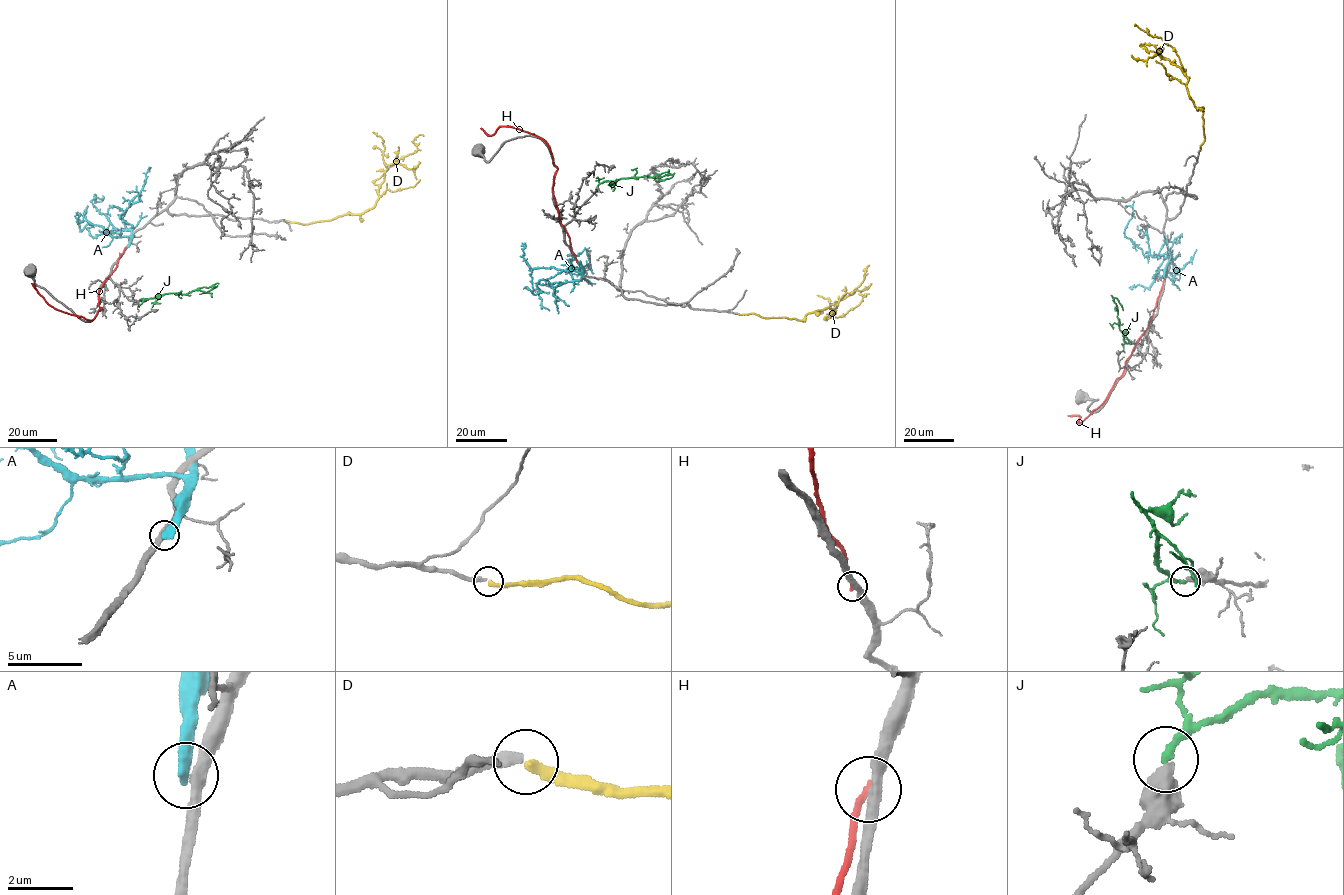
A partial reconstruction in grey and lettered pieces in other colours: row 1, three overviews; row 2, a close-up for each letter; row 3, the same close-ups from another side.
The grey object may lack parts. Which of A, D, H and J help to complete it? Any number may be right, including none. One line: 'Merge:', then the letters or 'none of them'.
Merge: D, J

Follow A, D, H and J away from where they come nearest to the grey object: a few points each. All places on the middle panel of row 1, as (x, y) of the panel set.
A: (578, 262), (582, 276), (573, 281), (569, 269), (570, 260), (586, 249), (588, 269), (591, 269), (590, 264)
D: (738, 314), (800, 320), (829, 307), (826, 317), (840, 316), (870, 285)
H: (576, 261), (559, 218), (552, 189), (557, 168), (547, 143), (518, 129), (504, 126), (489, 135), (480, 128)
J: (597, 186), (621, 178), (672, 175), (656, 181)

